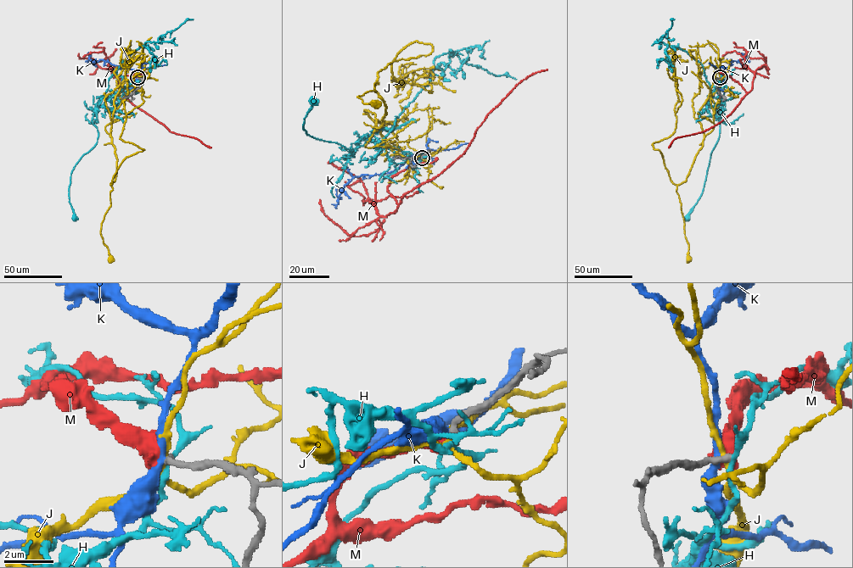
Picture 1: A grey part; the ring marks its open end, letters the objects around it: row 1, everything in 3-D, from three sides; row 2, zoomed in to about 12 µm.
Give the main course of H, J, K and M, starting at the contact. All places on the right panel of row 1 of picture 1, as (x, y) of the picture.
H: (721, 78), (709, 97), (714, 97), (718, 103), (719, 136), (711, 152), (702, 194), (687, 218)
J: (720, 78), (717, 89), (699, 109), (703, 145), (686, 180), (676, 190), (688, 244), (687, 258)
K: (720, 78), (719, 72), (729, 66), (731, 59), (738, 62), (744, 58), (738, 52)
M: (720, 78), (721, 75), (730, 76), (747, 94), (717, 125), (677, 137), (669, 147)

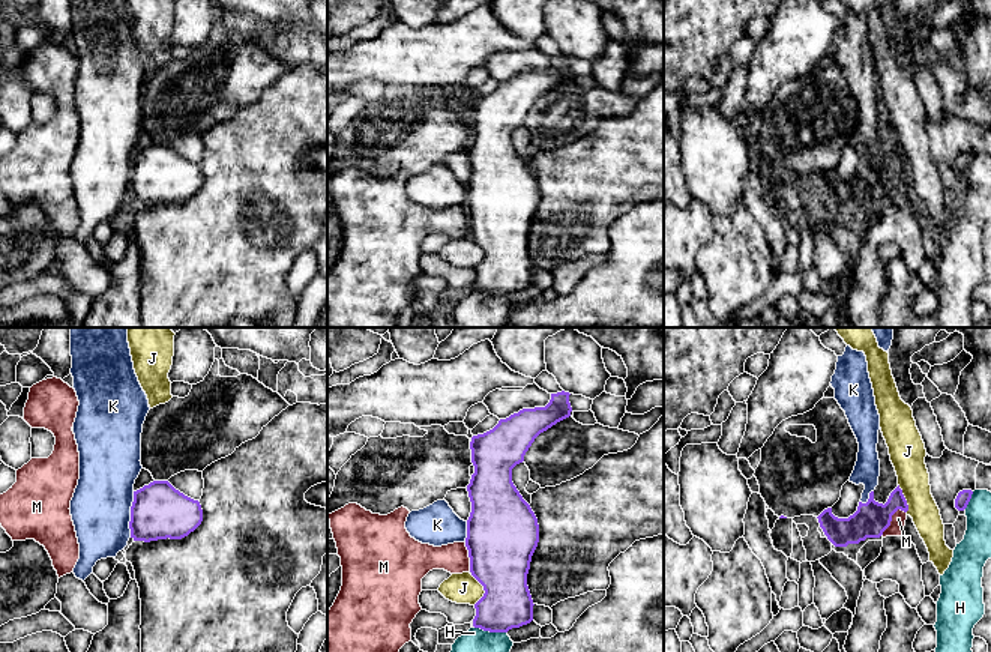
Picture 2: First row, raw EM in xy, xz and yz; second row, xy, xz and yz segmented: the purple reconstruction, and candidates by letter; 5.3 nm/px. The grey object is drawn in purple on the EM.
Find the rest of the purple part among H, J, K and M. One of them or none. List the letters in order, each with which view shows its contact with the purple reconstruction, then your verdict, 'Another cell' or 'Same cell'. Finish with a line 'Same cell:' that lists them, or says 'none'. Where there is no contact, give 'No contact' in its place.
H: Touches purple in xz. Another cell
J: Touches purple in xz. Another cell
K: Touches purple in xy. Another cell
M: Touches purple in yz. Another cell
Same cell: none

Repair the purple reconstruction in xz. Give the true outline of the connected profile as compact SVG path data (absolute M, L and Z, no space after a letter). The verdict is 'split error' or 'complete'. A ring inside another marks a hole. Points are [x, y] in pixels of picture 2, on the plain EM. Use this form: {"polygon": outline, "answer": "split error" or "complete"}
{"polygon": "M569 56L551 57L545 71L523 72L483 96L471 101L474 137L467 149L471 176L467 183L465 210L470 236L483 249L483 260L474 267L473 290L489 296L508 296L533 284L533 263L527 249L532 219L539 206L539 188L530 168L512 146L512 132L524 125L535 102L571 80Z", "answer": "complete"}

